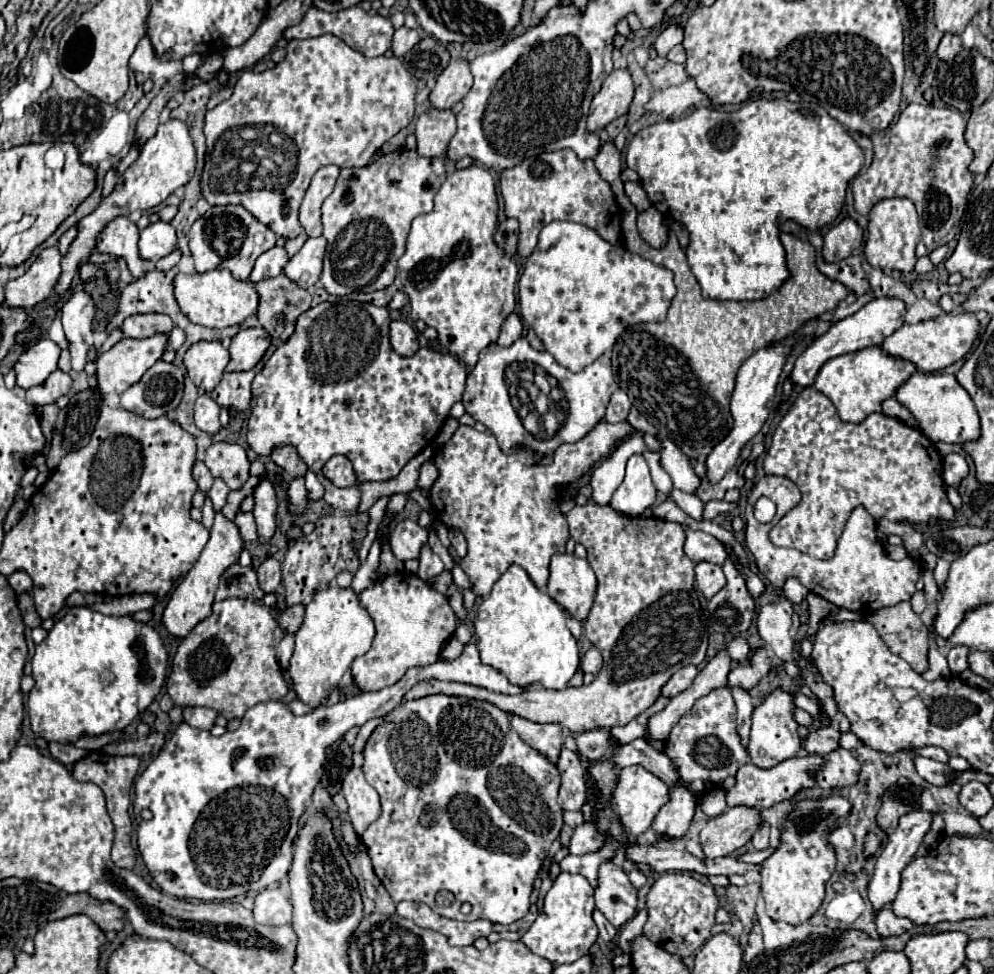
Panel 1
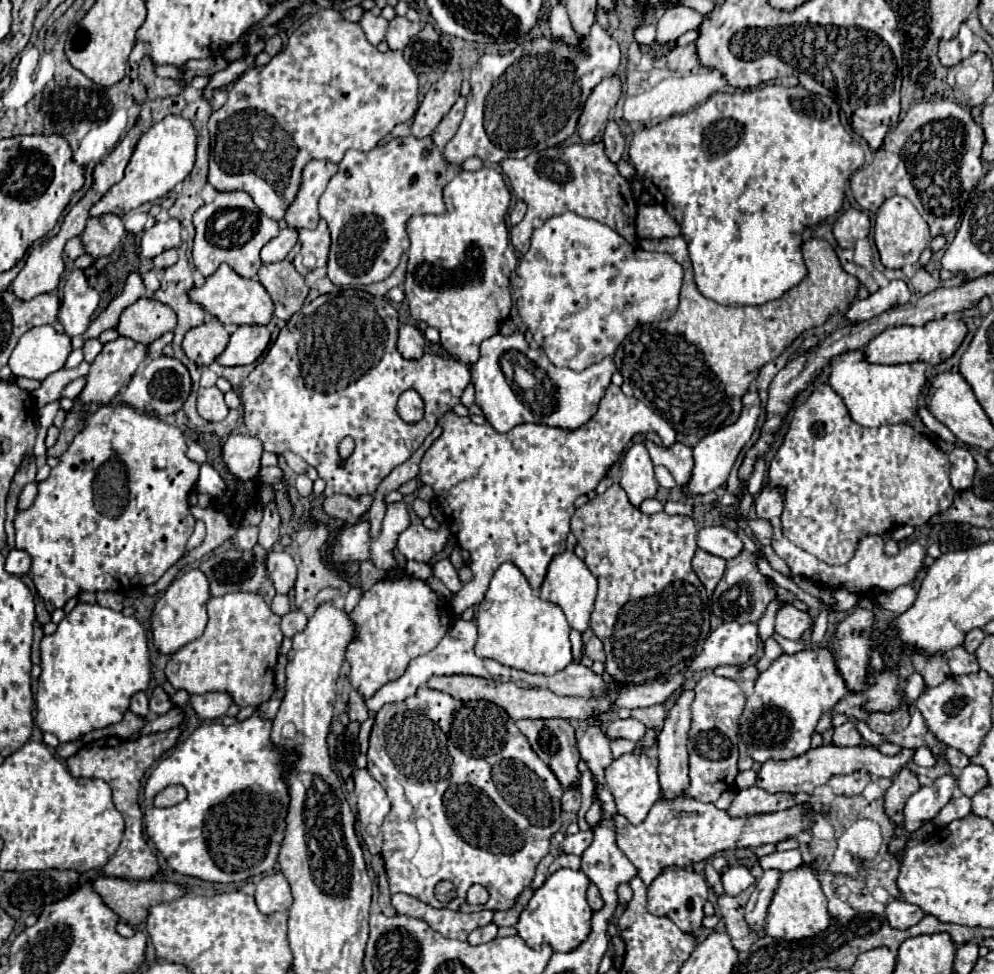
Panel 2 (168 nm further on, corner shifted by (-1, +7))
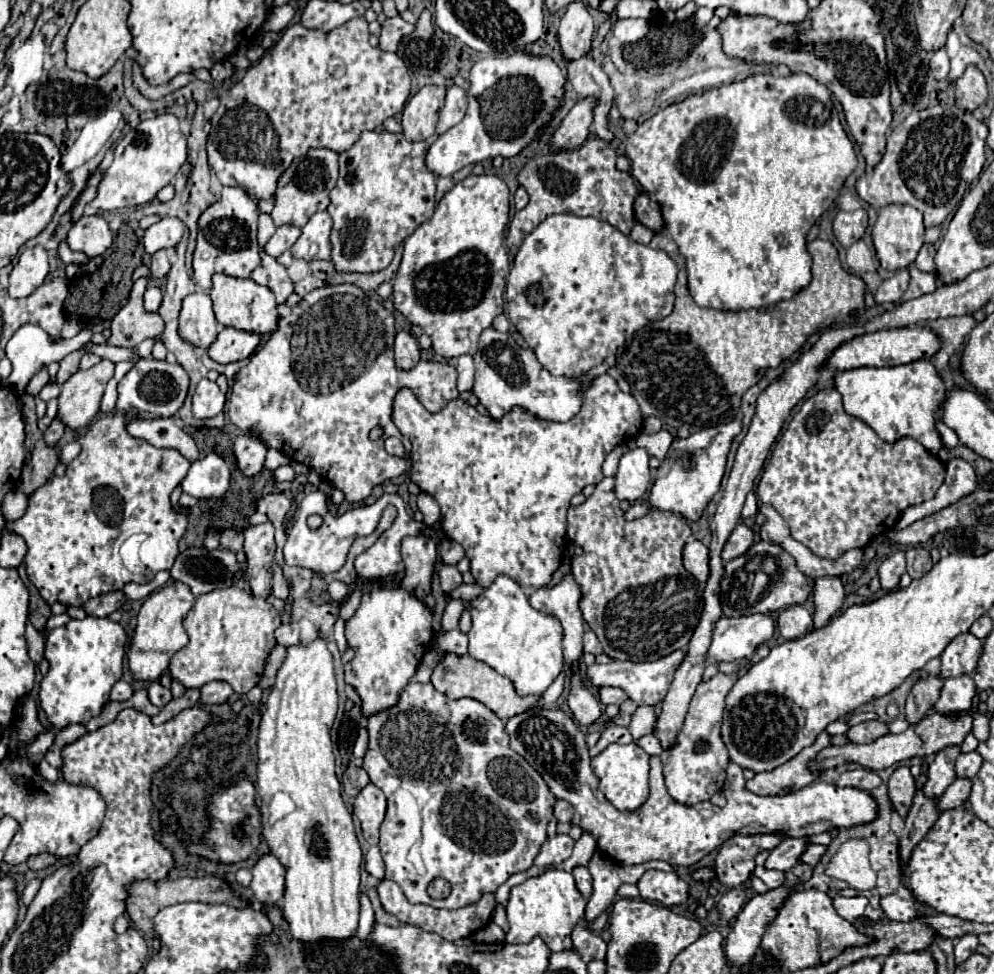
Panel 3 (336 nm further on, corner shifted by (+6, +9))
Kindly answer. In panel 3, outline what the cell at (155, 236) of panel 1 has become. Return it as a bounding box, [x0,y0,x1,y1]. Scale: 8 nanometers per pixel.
[143,216,185,254]

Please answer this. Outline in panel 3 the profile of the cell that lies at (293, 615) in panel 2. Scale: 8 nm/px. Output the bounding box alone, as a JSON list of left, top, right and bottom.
[275,622,299,648]

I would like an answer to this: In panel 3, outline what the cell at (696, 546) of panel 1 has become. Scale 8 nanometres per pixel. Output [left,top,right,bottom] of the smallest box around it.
[723,524,753,562]

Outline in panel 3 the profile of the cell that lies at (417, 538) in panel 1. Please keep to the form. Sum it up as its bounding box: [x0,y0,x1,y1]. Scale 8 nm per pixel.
[401,536,439,600]

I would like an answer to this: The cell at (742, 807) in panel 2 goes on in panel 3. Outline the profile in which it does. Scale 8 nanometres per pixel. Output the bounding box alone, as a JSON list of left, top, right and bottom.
[747,732,831,796]

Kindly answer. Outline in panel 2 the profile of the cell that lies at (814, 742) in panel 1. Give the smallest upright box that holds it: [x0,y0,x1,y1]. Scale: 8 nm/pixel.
[832,722,862,746]

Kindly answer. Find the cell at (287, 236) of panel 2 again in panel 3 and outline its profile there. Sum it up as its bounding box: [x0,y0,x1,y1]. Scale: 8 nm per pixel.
[265,224,301,258]

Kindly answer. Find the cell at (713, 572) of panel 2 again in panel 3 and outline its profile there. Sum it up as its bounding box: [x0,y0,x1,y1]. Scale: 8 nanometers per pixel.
[683,540,709,582]

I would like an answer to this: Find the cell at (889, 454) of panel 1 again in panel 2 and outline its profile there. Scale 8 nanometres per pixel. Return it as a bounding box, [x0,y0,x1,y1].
[768,384,956,564]

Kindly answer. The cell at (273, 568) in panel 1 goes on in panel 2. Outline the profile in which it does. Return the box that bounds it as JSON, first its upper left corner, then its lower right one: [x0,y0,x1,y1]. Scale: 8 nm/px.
[266,550,296,594]

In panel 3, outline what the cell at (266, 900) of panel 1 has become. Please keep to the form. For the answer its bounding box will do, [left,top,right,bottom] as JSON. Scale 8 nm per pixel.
[251,854,285,904]

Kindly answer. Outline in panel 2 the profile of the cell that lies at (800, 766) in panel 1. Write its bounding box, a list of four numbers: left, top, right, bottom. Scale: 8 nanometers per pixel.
[756,744,914,794]

